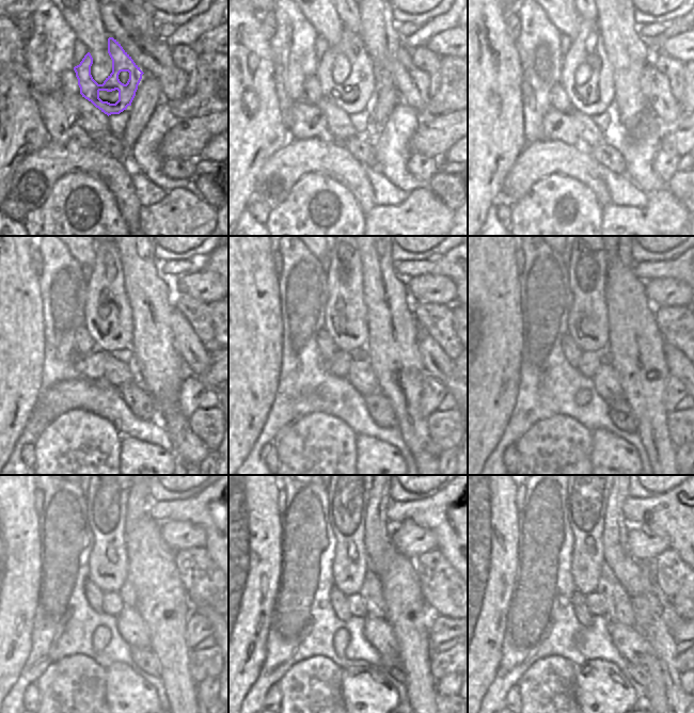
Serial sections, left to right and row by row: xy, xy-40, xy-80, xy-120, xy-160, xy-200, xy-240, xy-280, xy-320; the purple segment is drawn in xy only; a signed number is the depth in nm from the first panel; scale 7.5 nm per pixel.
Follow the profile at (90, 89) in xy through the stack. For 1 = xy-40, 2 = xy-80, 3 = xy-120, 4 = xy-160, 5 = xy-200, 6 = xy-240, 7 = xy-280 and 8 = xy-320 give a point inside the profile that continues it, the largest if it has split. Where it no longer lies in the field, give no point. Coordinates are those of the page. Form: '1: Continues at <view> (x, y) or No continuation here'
1: Continues at xy-40 (361, 80)
2: Continues at xy-80 (587, 47)
3: Continues at xy-120 (106, 285)
4: Continues at xy-160 (346, 320)
5: Continues at xy-200 (587, 325)
6: Continues at xy-240 (107, 497)
7: Continues at xy-280 (348, 496)
8: Continues at xy-320 (587, 496)

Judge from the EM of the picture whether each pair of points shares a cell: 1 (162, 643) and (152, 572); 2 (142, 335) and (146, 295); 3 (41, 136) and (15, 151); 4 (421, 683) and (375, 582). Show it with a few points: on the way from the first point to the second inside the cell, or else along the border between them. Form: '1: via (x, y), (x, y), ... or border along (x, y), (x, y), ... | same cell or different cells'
1: via (162, 626), (161, 600), (158, 589) | same cell
2: via (142, 326), (142, 304) | same cell
3: via (34, 127), (29, 128), (15, 142) | same cell
4: border along (380, 584), (387, 606), (385, 618) | different cells

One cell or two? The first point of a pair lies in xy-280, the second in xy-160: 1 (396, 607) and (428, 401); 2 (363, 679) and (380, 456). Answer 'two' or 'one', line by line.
1: two
2: one

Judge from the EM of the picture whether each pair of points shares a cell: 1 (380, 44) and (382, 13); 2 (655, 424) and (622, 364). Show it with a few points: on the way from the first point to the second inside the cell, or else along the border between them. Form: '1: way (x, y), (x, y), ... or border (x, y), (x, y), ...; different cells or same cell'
1: way (380, 36), (380, 20); same cell
2: way (649, 409), (646, 395), (630, 379); same cell

